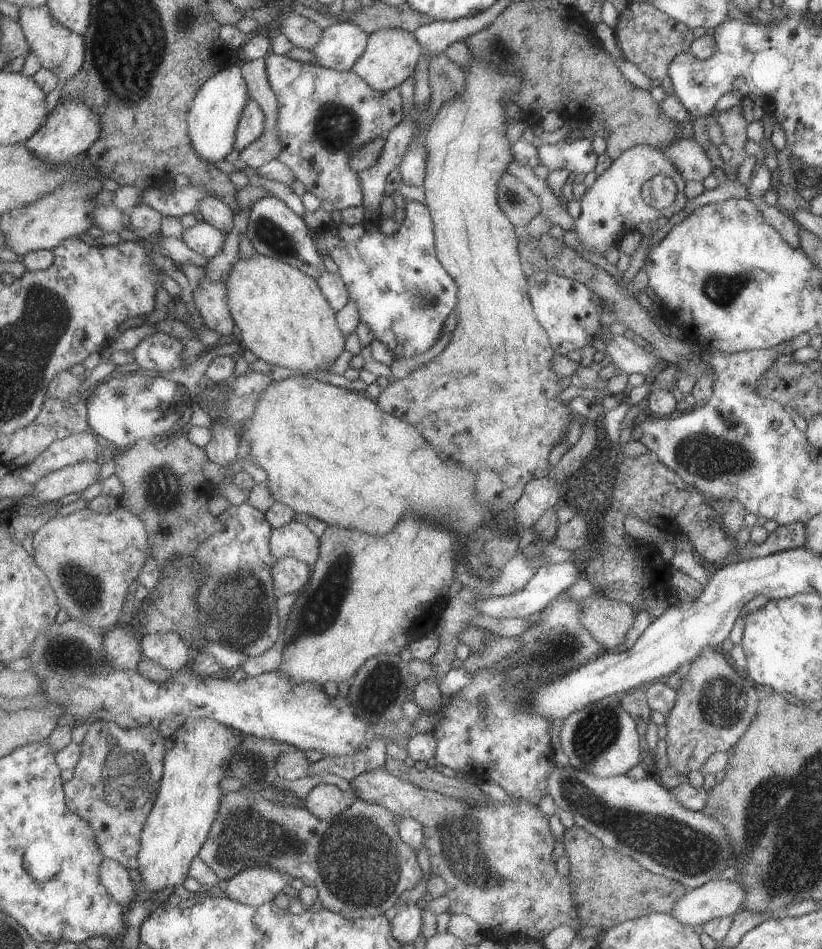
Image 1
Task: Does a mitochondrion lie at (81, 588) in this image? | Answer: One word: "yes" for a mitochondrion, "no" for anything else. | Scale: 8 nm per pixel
yes

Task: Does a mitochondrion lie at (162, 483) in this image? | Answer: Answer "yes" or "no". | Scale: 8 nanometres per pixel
yes

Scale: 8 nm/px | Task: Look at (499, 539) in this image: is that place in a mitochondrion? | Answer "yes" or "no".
yes

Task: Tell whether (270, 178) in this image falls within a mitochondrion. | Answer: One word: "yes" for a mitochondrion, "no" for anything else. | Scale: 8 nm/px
no

